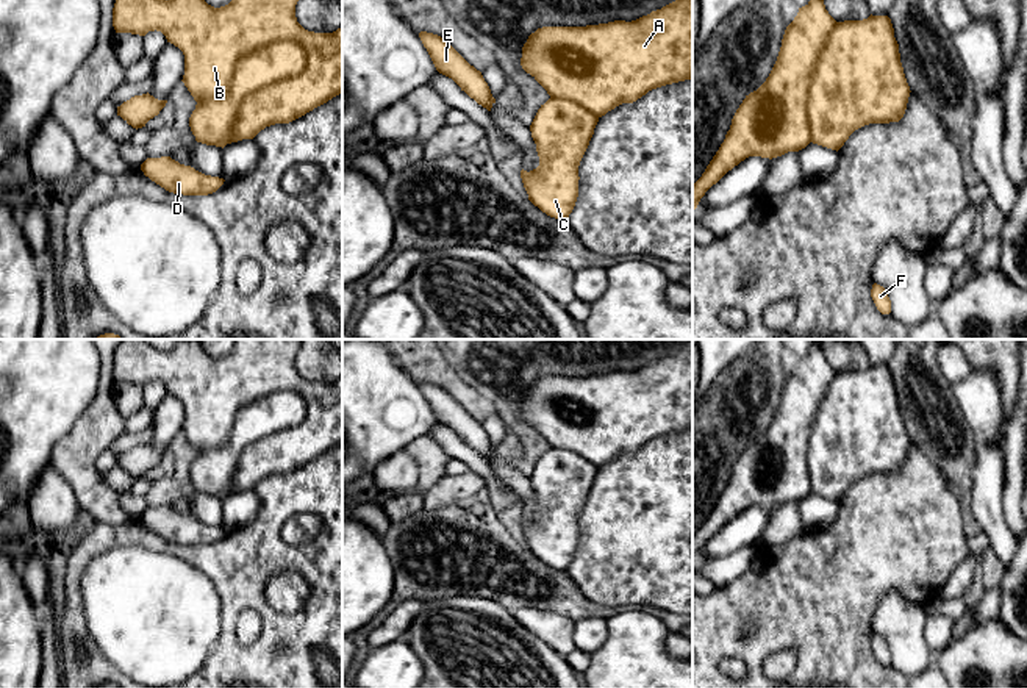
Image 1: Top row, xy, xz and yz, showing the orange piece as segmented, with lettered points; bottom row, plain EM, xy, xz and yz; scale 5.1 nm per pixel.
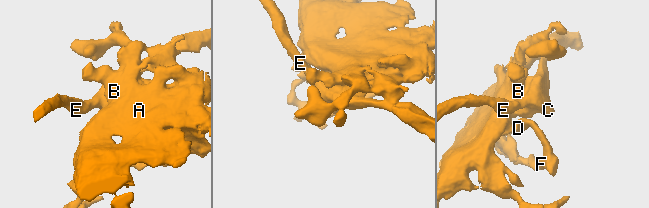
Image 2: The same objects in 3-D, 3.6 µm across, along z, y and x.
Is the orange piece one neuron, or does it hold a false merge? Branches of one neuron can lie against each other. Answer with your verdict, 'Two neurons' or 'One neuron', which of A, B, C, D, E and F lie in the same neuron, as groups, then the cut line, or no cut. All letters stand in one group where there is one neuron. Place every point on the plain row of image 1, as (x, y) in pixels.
One neuron. Groups: A B C D E F. No split

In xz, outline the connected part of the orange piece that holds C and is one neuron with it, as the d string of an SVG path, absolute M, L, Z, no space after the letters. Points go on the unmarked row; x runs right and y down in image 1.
M686 339L675 352L636 371L614 371L586 377L542 377L531 383L522 397L522 419L550 446L541 455L531 475L539 516L521 521L528 550L550 568L566 571L578 547L578 516L602 466L622 453L633 453L649 441L692 430L692 339Z

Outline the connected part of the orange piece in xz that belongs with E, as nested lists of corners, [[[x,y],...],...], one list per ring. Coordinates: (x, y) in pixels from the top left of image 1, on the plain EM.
[[[420,382],[419,388],[427,399],[436,421],[452,428],[478,455],[491,461],[496,449],[480,421],[471,416],[446,389]]]

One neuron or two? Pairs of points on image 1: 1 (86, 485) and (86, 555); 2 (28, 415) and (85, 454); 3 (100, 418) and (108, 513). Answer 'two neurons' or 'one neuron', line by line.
1: two neurons
2: two neurons
3: one neuron

